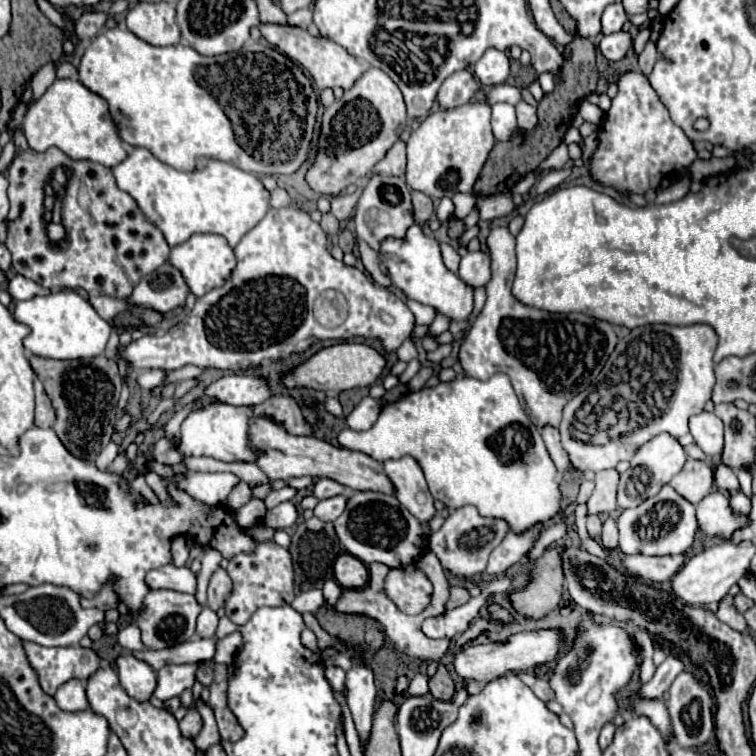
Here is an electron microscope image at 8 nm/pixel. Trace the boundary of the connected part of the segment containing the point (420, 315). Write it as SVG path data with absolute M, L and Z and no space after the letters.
M408 299L406 305L408 305L410 311L414 313L414 317L416 317L416 325L430 325L430 323L434 321L434 317L436 317L436 311L434 311L432 307L422 305L422 303L414 301L414 299Z

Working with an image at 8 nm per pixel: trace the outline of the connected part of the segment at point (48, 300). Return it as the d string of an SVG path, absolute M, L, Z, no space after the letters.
M50 293L46 297L34 297L30 301L18 301L14 319L30 327L30 335L24 339L28 353L50 359L82 359L102 355L110 337L110 323L104 321L96 309L78 293Z

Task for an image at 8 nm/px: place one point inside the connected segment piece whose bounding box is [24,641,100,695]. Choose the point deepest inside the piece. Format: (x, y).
(55, 666)

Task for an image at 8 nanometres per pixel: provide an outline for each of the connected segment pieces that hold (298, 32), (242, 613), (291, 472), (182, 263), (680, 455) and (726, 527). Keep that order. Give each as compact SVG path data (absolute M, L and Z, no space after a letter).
M260 23L260 33L262 37L274 45L280 53L288 55L292 61L300 63L310 75L312 81L318 89L326 89L326 87L342 87L342 89L350 89L360 77L362 73L366 73L370 69L370 63L366 63L364 59L352 57L344 47L340 47L338 43L324 39L324 37L312 37L308 31L300 29L300 27L292 27L292 25L270 25L270 23Z
M274 541L260 543L254 555L236 555L228 563L228 575L232 579L232 591L224 603L226 617L236 623L248 623L260 607L280 607L294 601L294 565L290 551Z
M256 419L250 425L250 439L252 445L262 451L262 455L258 457L258 467L272 479L282 479L288 481L292 477L328 477L334 479L338 483L342 483L348 489L354 491L378 491L378 493L394 493L394 485L390 483L390 479L386 477L382 463L368 457L366 453L360 451L350 451L344 447L334 447L326 441L320 441L316 437L296 437L286 433L280 425L266 421L266 419Z
M192 235L186 243L176 245L170 251L170 263L182 271L190 291L196 297L206 295L214 287L222 287L222 283L226 283L226 279L232 275L236 267L234 251L226 243L226 239L222 239L222 235Z
M662 433L648 443L644 443L638 453L632 457L630 467L620 475L620 485L618 485L618 507L620 509L630 509L640 505L644 499L656 495L662 485L666 485L686 463L686 451L684 447L670 437L668 433Z
M718 491L706 495L698 503L696 517L698 517L700 529L704 531L706 537L720 535L720 537L730 539L736 529L740 529L748 523L748 517L746 515L736 515L728 505L728 497L718 493Z

